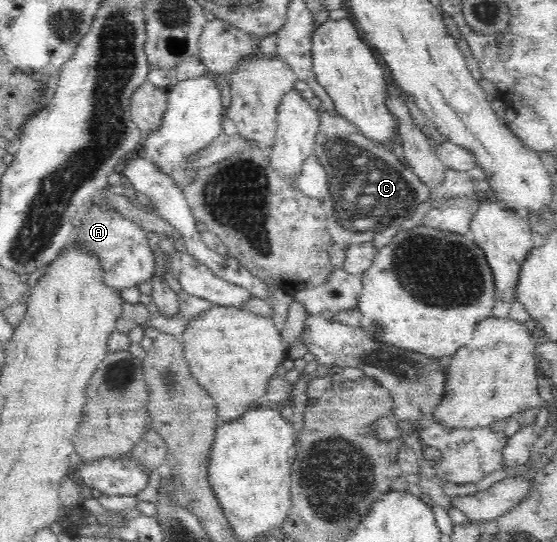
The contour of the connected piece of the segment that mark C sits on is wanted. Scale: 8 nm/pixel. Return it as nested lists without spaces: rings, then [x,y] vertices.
[[[318,111],[318,115],[319,126],[314,138],[314,155],[328,174],[331,189],[323,199],[322,206],[326,211],[329,233],[335,243],[341,246],[373,243],[375,236],[385,228],[399,226],[404,220],[411,220],[419,204],[429,199],[430,189],[417,179],[408,165],[403,165],[393,153],[383,151],[381,147],[374,147],[373,143],[369,143],[369,140],[357,131],[353,123],[345,120],[337,112]]]

